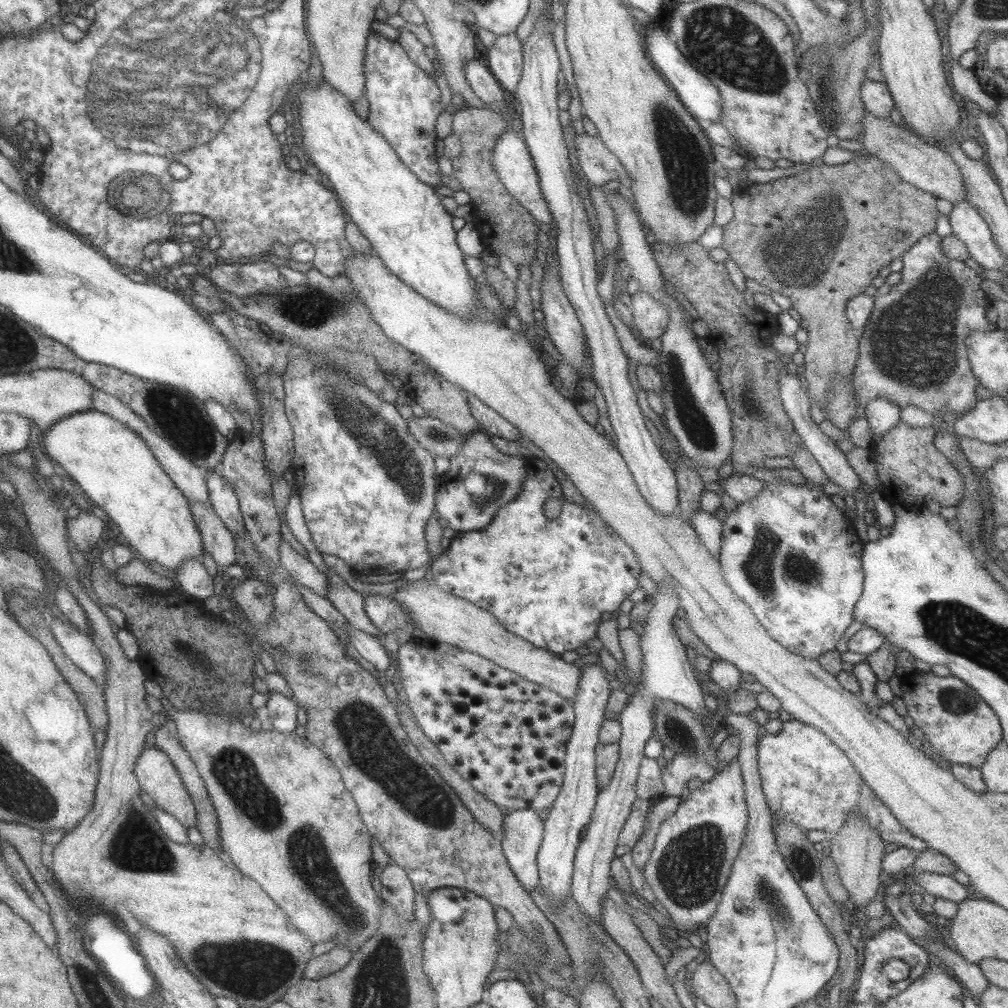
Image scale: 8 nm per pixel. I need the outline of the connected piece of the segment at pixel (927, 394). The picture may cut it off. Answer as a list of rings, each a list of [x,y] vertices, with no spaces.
[[[931,232],[926,236],[923,236],[918,242],[915,242],[914,246],[905,250],[902,254],[901,259],[903,261],[903,268],[901,272],[901,281],[895,285],[891,285],[890,290],[886,295],[880,296],[879,294],[874,295],[874,306],[871,309],[869,320],[867,320],[866,326],[863,328],[861,334],[858,337],[858,357],[855,364],[855,368],[852,372],[852,385],[855,395],[857,395],[857,413],[865,414],[865,405],[871,402],[875,398],[887,399],[889,403],[897,405],[898,407],[907,406],[907,404],[913,404],[917,408],[923,411],[923,415],[942,416],[947,418],[948,416],[956,417],[965,411],[972,409],[977,402],[975,397],[975,386],[977,386],[977,380],[971,372],[969,367],[969,359],[966,355],[966,347],[964,342],[967,336],[971,333],[987,333],[996,330],[994,323],[990,323],[985,317],[985,306],[989,305],[990,298],[985,294],[985,291],[981,289],[980,276],[974,270],[971,270],[965,266],[963,261],[950,260],[942,251],[940,246],[941,238]]]

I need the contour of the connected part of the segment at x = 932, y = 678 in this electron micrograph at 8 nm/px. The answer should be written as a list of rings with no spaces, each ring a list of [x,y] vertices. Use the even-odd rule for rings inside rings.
[[[911,672],[900,679],[901,700],[907,708],[907,719],[924,735],[926,746],[952,764],[979,768],[1002,741],[1001,725],[993,710],[972,689],[951,674],[941,678],[932,674]]]

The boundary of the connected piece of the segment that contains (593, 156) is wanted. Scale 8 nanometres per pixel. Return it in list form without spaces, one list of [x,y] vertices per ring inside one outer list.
[[[585,132],[575,135],[574,147],[579,168],[589,184],[601,187],[605,182],[612,181],[627,189],[631,188],[633,182],[623,164],[611,154],[598,136],[589,136]]]

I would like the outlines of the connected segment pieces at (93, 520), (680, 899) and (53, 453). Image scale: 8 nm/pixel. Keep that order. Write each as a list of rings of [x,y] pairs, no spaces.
[[[81,512],[75,518],[66,519],[67,536],[73,542],[75,548],[81,552],[87,552],[91,544],[99,540],[105,531],[104,518],[97,518],[95,514]]]
[[[733,759],[726,764],[725,770],[717,772],[711,780],[705,781],[699,788],[691,791],[689,797],[680,802],[675,813],[663,820],[657,830],[653,850],[640,873],[652,890],[657,907],[671,919],[683,922],[685,925],[682,930],[704,926],[720,901],[731,866],[741,848],[748,822],[743,785],[739,762]]]
[[[85,410],[85,412],[75,412],[51,424],[42,432],[41,441],[51,459],[59,464],[83,492],[118,526],[120,535],[133,548],[136,557],[148,565],[157,564],[161,568],[166,568],[171,573],[177,572],[181,562],[185,562],[187,558],[201,559],[203,543],[199,531],[195,529],[195,521],[187,505],[188,500],[173,485],[169,476],[163,473],[159,462],[155,460],[155,455],[145,445],[145,441],[135,434],[135,431],[107,414]]]

